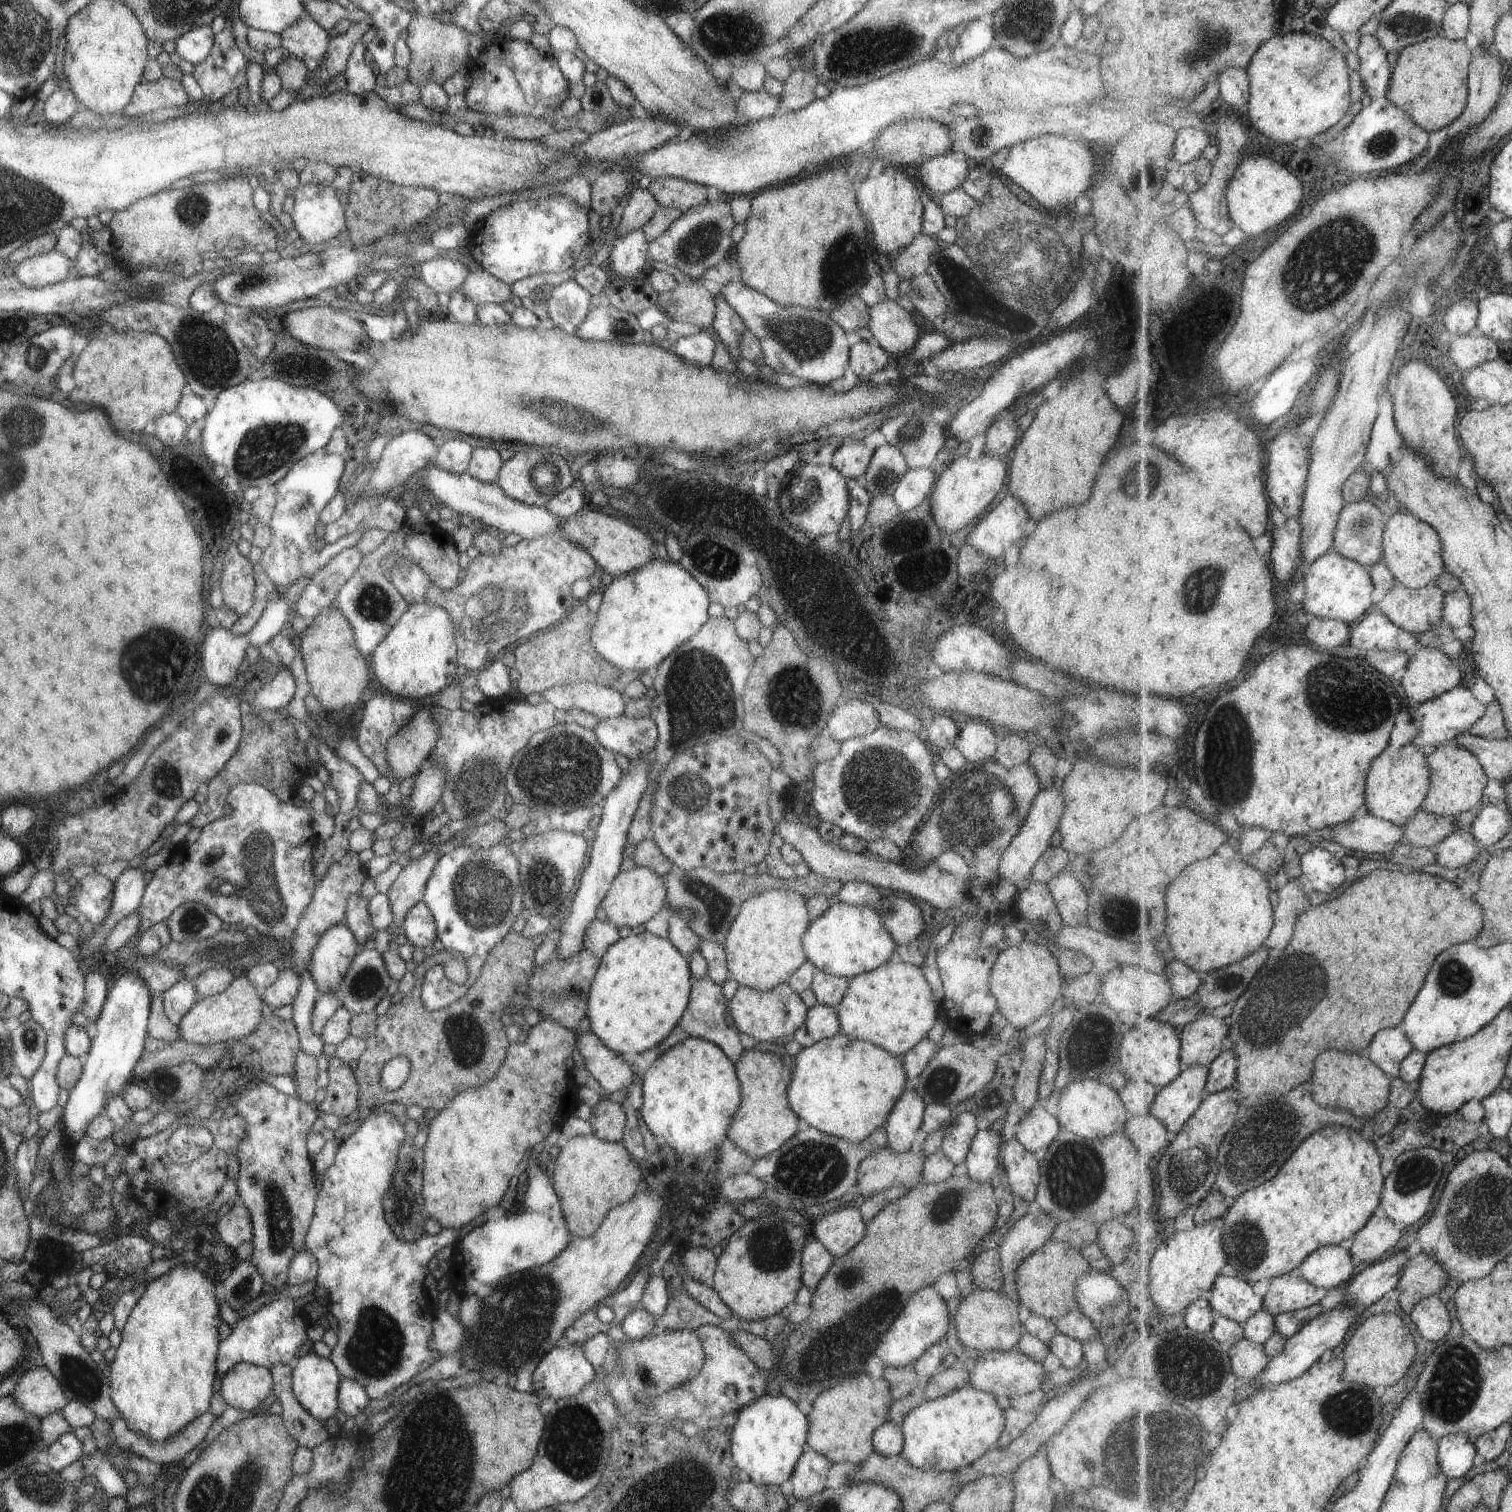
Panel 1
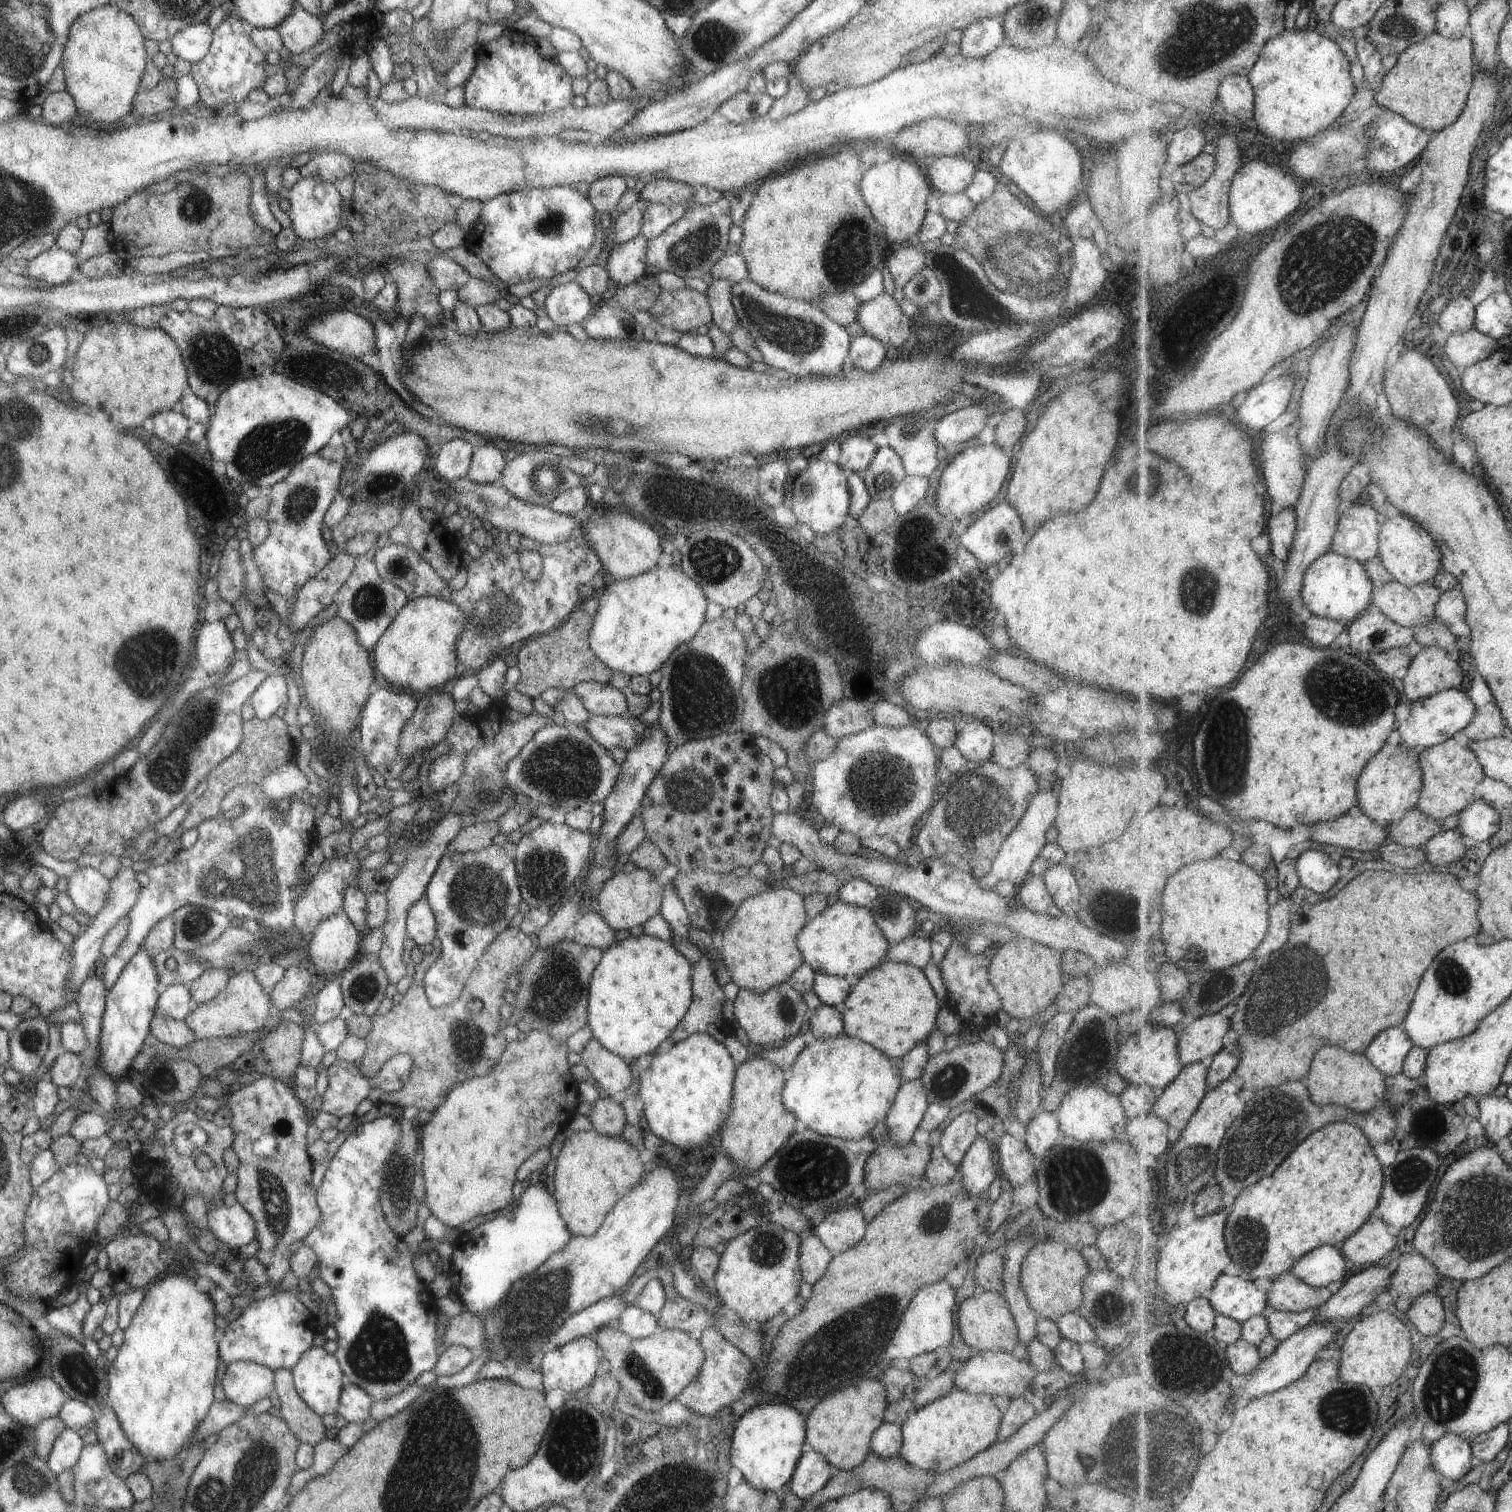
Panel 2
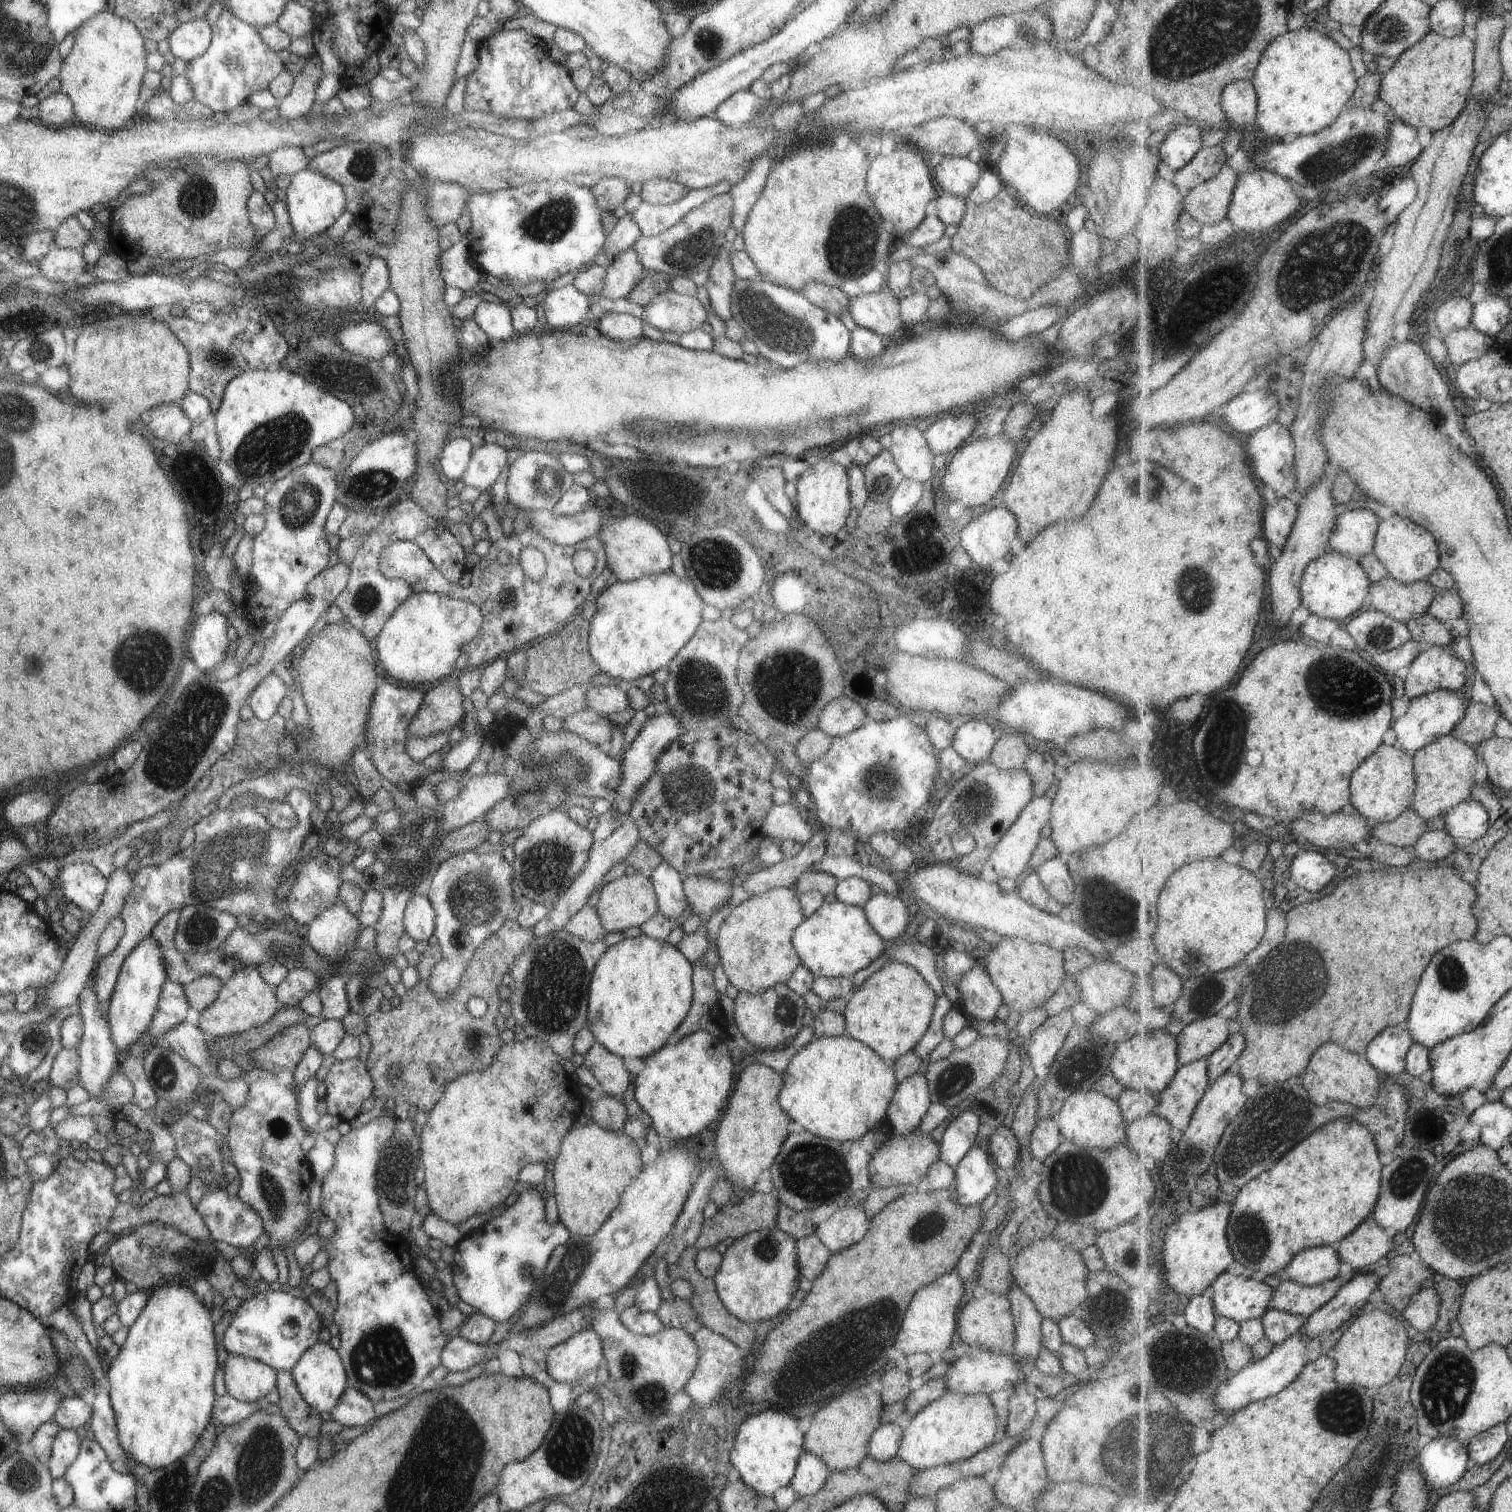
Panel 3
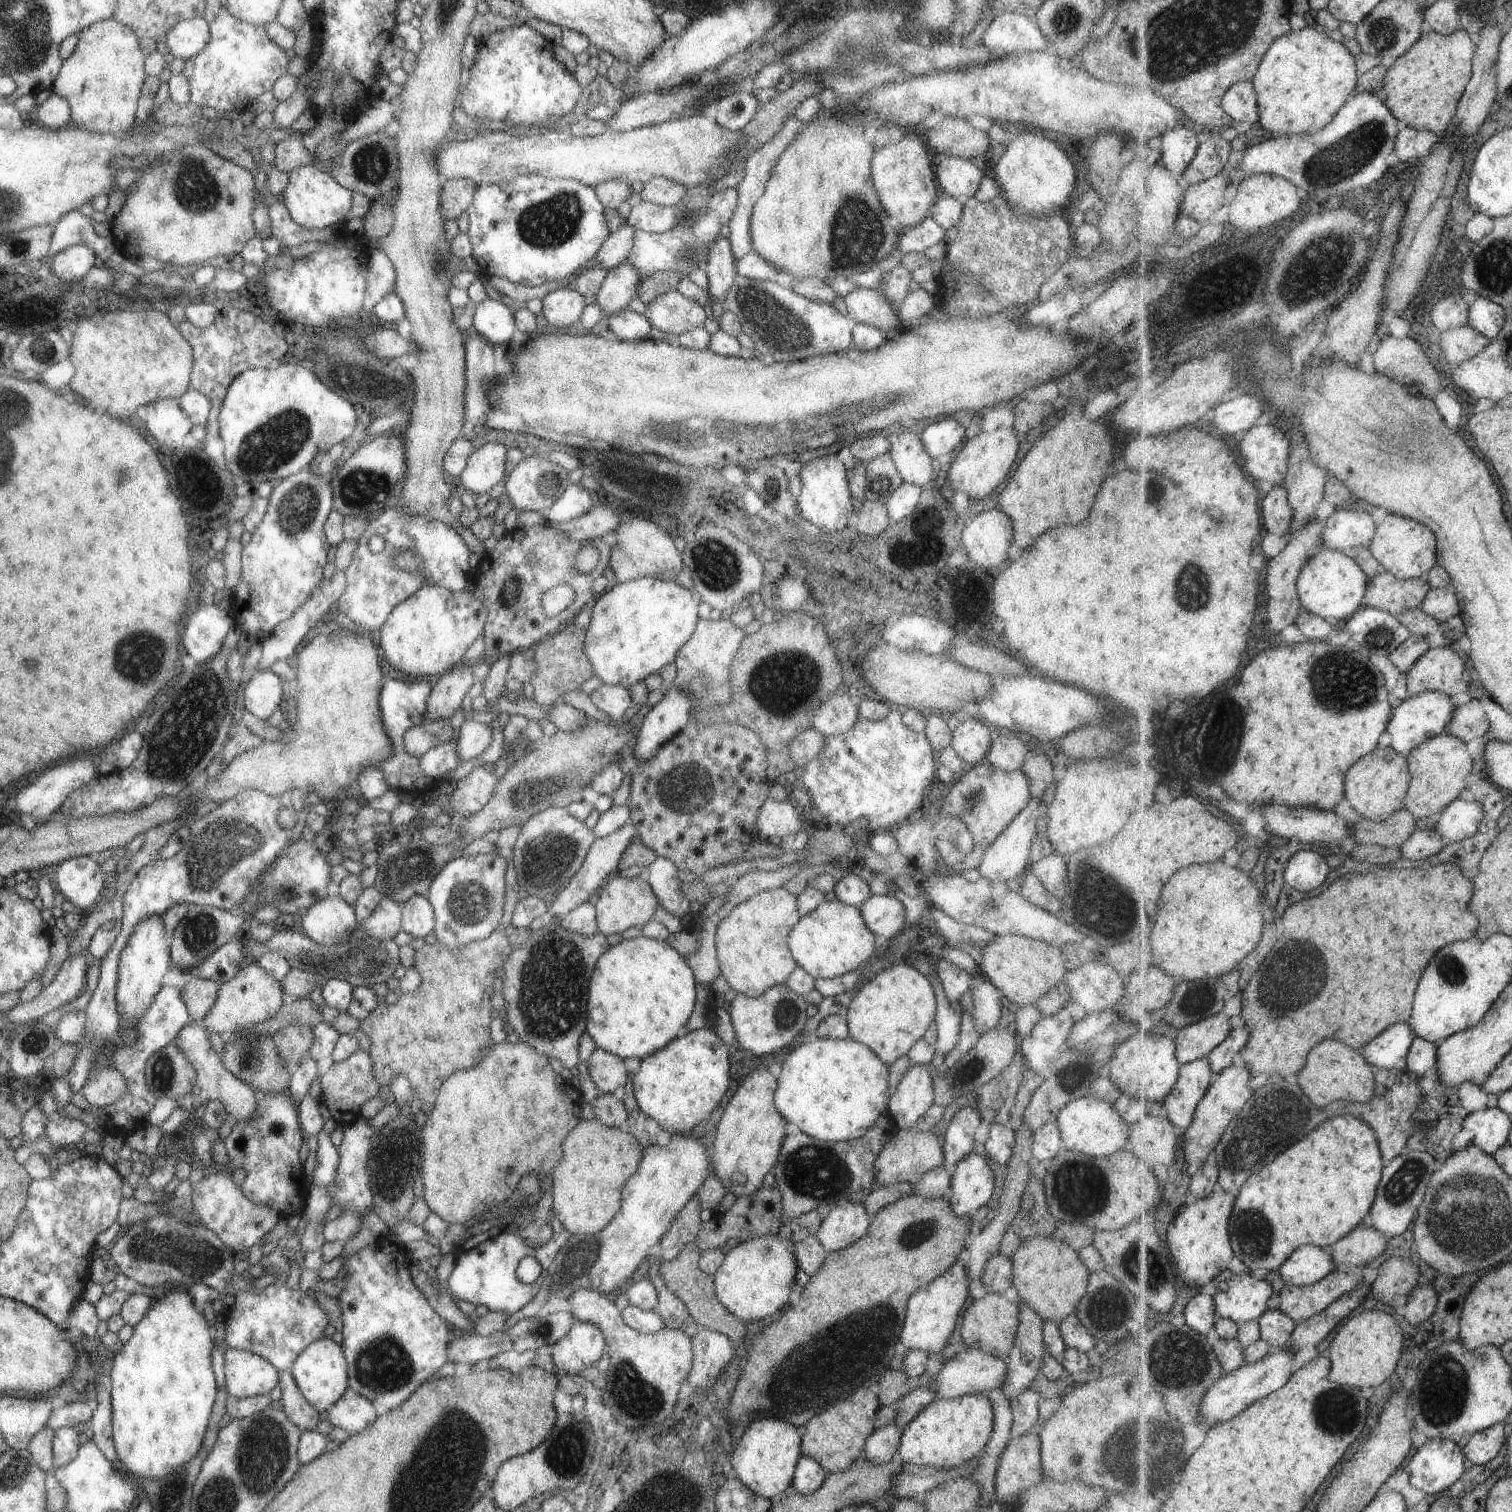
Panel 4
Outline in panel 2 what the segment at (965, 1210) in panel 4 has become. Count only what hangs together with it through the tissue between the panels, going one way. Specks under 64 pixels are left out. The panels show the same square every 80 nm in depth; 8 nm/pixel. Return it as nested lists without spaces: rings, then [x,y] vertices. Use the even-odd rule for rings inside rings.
[[[977,1137],[956,1166],[956,1170],[961,1174],[960,1183],[970,1197],[983,1195],[996,1177],[991,1148],[993,1146],[989,1145],[986,1139]]]

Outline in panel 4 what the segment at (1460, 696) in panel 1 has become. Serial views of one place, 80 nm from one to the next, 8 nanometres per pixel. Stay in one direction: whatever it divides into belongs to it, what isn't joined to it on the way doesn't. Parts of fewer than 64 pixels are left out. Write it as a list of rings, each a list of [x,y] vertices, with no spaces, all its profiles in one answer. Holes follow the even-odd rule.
[[[1427,691],[1419,696],[1407,698],[1401,704],[1401,708],[1395,710],[1393,720],[1389,721],[1387,730],[1385,730],[1391,735],[1391,747],[1408,758],[1413,749],[1420,747],[1428,740],[1442,734],[1447,735],[1448,724],[1452,721],[1455,711],[1456,707],[1453,700],[1444,692]]]

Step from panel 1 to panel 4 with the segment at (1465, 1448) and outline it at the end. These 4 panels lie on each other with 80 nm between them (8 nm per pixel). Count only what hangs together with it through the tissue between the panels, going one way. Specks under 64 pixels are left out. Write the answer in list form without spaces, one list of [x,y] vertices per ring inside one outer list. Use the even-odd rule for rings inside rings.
[[[1428,1439],[1414,1454],[1406,1469],[1409,1474],[1409,1484],[1424,1491],[1426,1494],[1439,1494],[1453,1486],[1469,1467],[1464,1450],[1449,1439]]]

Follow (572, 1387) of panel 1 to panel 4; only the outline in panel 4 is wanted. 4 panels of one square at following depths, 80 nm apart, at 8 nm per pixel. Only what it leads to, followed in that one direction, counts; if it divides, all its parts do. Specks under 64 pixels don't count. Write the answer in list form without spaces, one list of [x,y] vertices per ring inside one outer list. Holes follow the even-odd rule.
[[[577,1321],[550,1352],[554,1373],[577,1375],[585,1366],[591,1366],[605,1353],[601,1331],[591,1323]]]

